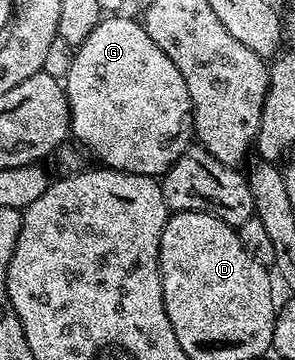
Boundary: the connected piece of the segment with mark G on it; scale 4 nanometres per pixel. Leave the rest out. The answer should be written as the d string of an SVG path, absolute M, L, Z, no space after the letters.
M105 16L98 23L98 27L94 27L94 31L90 31L87 39L76 49L74 63L70 67L66 78L68 110L70 111L70 119L72 120L70 133L89 154L92 152L100 160L97 162L101 166L110 169L121 169L124 173L137 173L138 175L159 178L161 175L167 173L168 168L193 144L192 100L190 99L190 91L182 79L182 71L178 71L178 67L174 67L174 63L168 58L166 51L162 51L162 47L158 47L158 43L154 43L154 39L150 39L150 35L146 32L143 24L139 20L131 21L130 18L124 16Z

